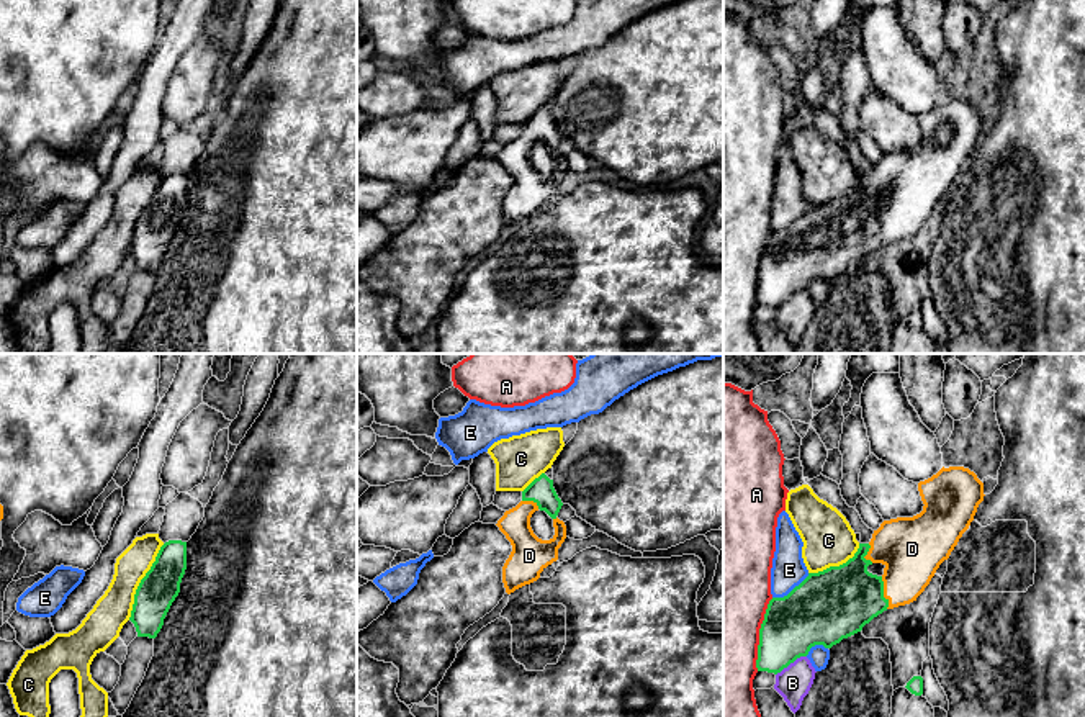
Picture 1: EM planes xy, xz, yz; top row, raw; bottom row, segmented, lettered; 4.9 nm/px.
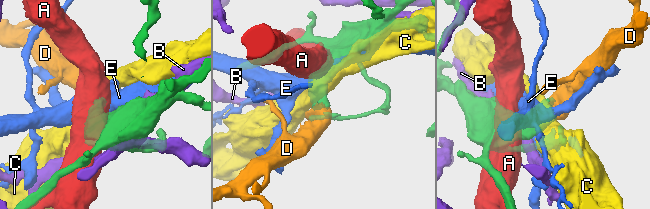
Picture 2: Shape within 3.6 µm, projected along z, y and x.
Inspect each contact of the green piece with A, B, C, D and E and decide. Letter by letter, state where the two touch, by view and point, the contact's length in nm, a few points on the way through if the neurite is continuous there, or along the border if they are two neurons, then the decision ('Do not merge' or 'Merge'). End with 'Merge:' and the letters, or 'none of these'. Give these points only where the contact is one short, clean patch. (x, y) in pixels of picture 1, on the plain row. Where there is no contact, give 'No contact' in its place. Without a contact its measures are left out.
A: Touches green at yz (760, 267). Shared border 360 nm. Do not merge
B: Touches green at yz (791, 295). Shared border 180 nm. Do not merge
C: Touches green at xy (141, 215). Shared border 420 nm. Do not merge
D: Touches green at yz (882, 226). Shared border 160 nm. Path across: yz (837, 236), (848, 229), (882, 226), (910, 198), (912, 185). Merge
E: Touches green at yz (792, 223). Shared border 220 nm. Do not merge
Merge: D

